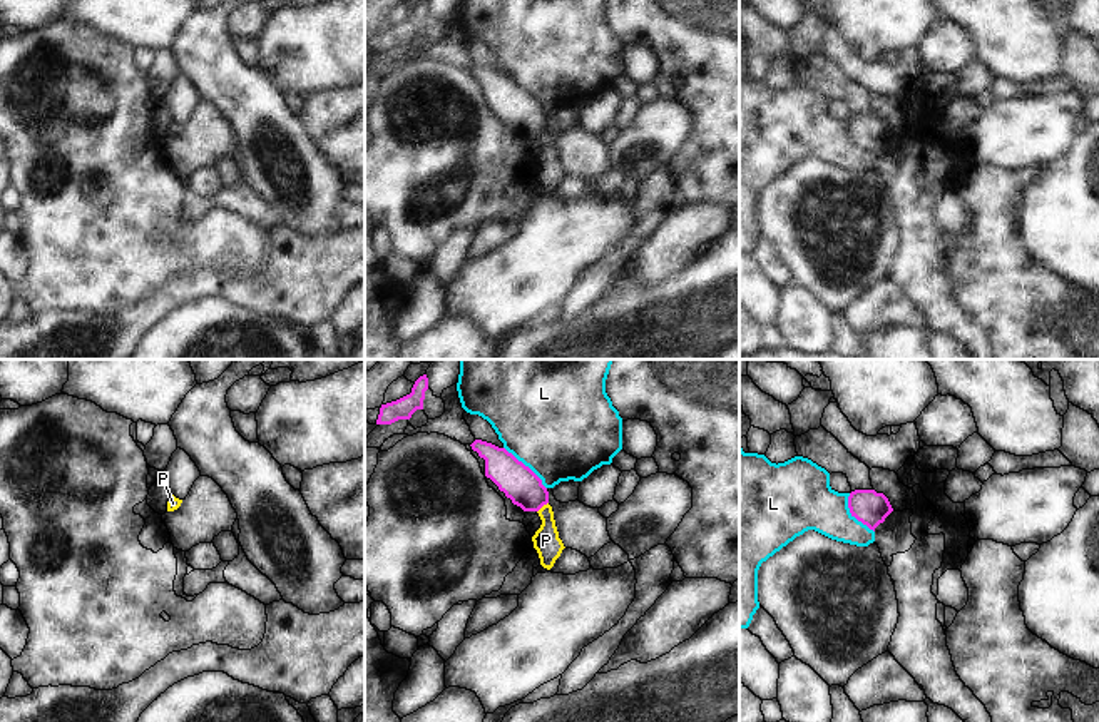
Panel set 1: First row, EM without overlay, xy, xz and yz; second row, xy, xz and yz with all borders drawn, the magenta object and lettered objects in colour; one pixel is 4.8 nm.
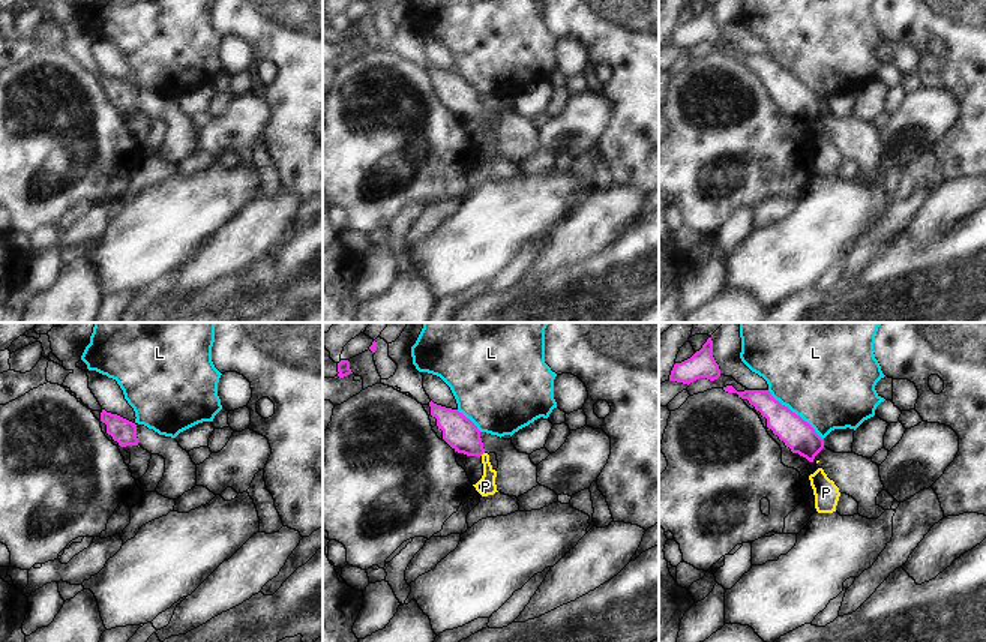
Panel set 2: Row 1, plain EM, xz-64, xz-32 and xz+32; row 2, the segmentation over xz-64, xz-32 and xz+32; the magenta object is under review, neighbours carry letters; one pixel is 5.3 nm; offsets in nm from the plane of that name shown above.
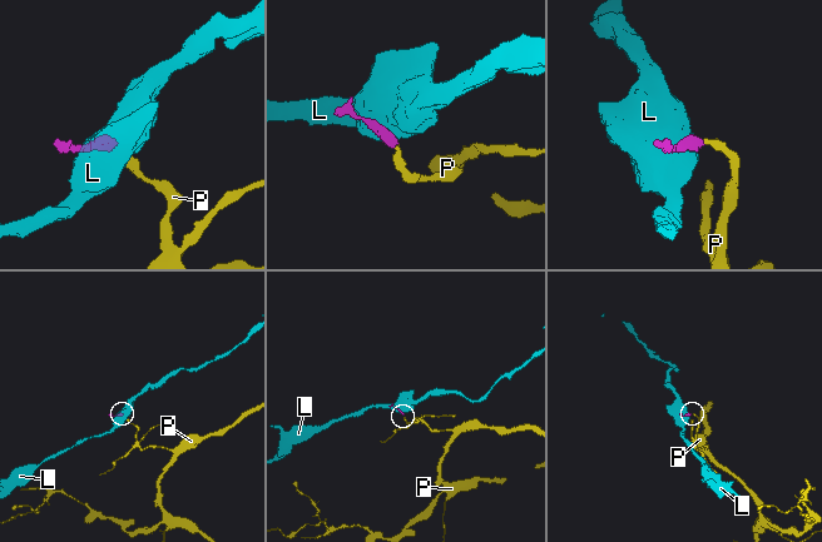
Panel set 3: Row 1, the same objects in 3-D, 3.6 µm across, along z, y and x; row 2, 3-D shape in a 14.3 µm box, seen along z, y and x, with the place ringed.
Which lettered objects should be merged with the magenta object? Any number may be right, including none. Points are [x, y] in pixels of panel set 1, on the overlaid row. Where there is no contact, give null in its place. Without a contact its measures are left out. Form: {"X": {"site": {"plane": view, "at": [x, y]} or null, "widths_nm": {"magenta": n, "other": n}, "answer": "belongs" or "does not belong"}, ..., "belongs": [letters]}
{"L": {"site": {"plane": "xz", "at": [527, 467]}, "widths_nm": {"magenta": 170, "other": 500}, "answer": "does not belong"}, "P": {"site": {"plane": "xz", "at": [542, 505]}, "widths_nm": {"magenta": 170, "other": 130}, "answer": "belongs"}, "belongs": ["P"]}

